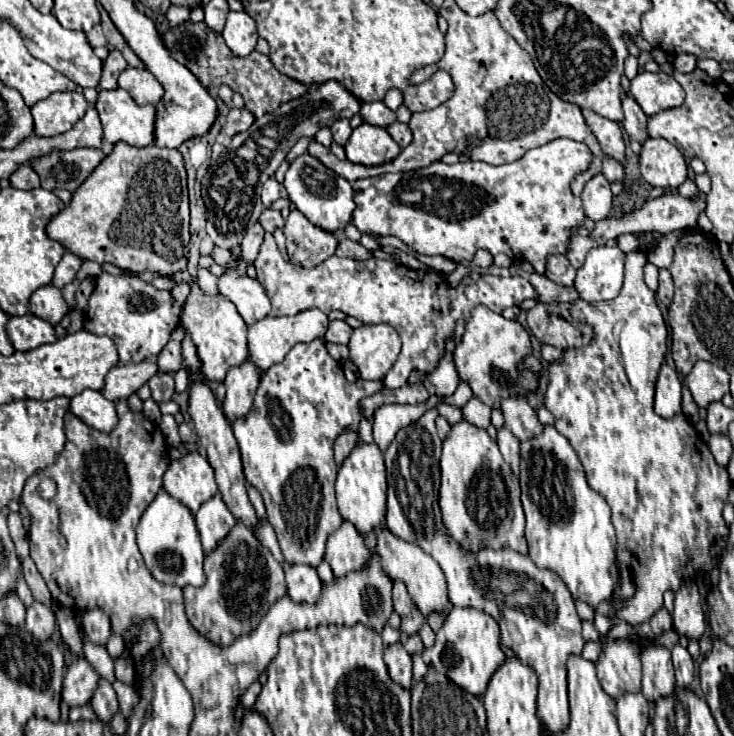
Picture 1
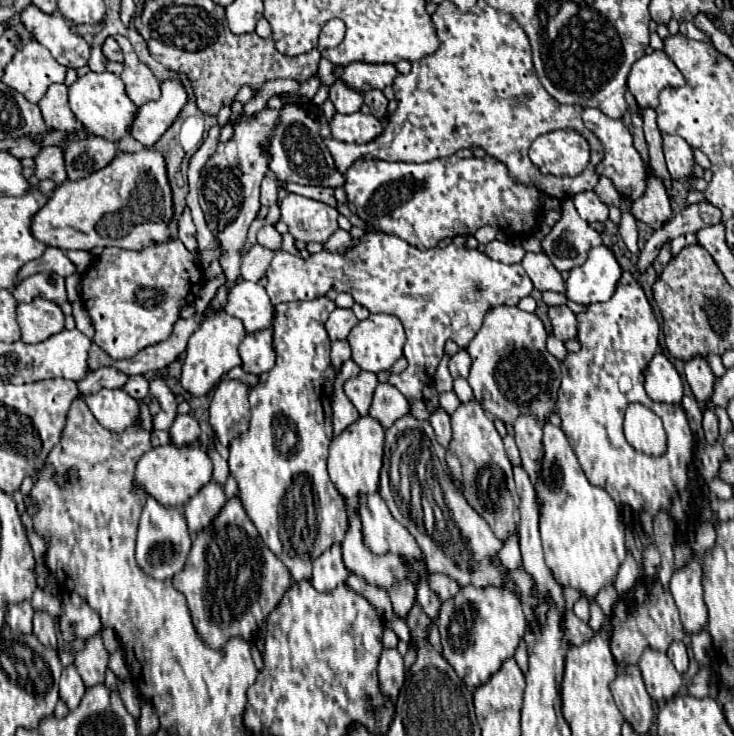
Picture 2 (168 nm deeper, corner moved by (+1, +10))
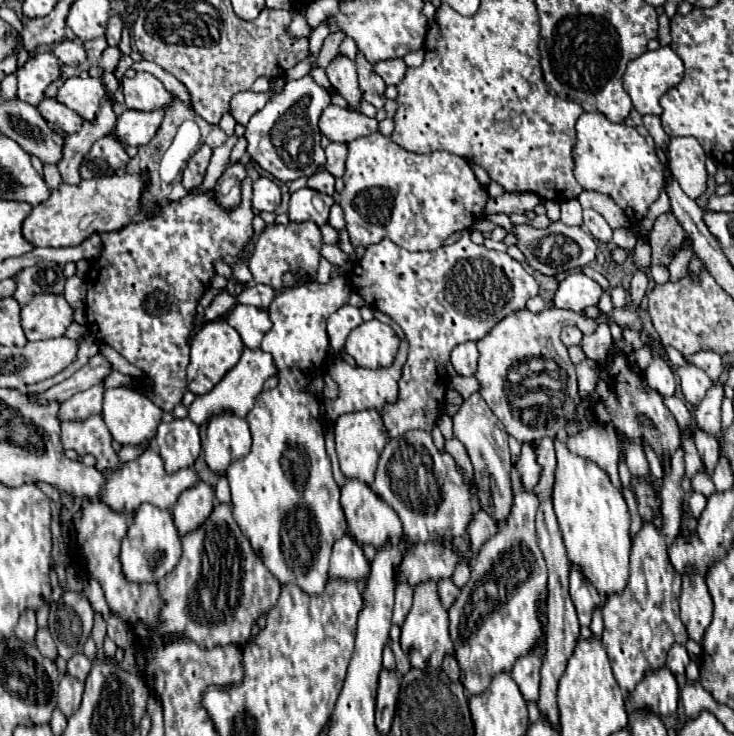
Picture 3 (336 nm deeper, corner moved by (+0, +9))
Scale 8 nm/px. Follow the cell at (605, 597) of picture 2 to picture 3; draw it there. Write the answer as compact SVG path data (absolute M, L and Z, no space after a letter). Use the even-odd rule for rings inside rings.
M596 606L594 614L592 614L592 624L590 624L590 630L594 632L596 638L602 636L602 630L604 630L604 620L602 620L602 606Z

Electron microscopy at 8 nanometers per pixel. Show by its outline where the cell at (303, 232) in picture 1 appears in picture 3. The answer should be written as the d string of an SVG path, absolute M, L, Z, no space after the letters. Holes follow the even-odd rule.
M300 188L292 192L288 204L288 216L292 222L314 222L316 226L328 224L328 214L334 200L332 196L320 194L310 188Z

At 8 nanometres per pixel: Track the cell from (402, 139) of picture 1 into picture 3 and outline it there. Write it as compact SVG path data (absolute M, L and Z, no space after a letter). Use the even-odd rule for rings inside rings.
M360 52L356 56L356 68L358 68L358 78L360 78L360 90L362 90L362 98L366 102L370 102L376 108L382 108L386 102L384 96L384 80L374 74L372 70L372 62L364 62L364 58L360 58Z

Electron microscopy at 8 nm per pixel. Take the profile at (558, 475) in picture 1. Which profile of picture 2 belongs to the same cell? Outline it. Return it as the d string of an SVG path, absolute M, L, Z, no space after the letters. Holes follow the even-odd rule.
M545 423L543 445L545 453L535 491L543 501L539 529L545 561L557 583L561 581L561 585L573 587L593 599L599 589L615 583L619 565L625 561L625 525L619 507L609 493L587 481L565 433L559 427Z

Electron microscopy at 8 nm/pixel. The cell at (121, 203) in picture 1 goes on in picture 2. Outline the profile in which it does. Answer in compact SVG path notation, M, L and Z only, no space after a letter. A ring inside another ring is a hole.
M143 147L137 153L119 153L105 169L91 173L79 181L65 181L57 185L49 201L35 213L31 221L31 233L37 241L57 249L93 249L93 247L121 247L121 249L143 249L151 243L161 243L169 239L169 221L173 215L171 189L167 181L165 159L159 151Z

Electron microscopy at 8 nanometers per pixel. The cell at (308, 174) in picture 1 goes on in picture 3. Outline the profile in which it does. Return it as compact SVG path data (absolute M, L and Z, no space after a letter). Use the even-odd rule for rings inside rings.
M312 76L288 82L280 94L272 96L266 106L250 118L246 126L244 136L248 138L248 154L252 156L252 160L280 182L314 176L318 172L318 166L326 164L326 154L320 144L322 134L318 128L318 120L328 104L328 92L320 88L312 80Z

